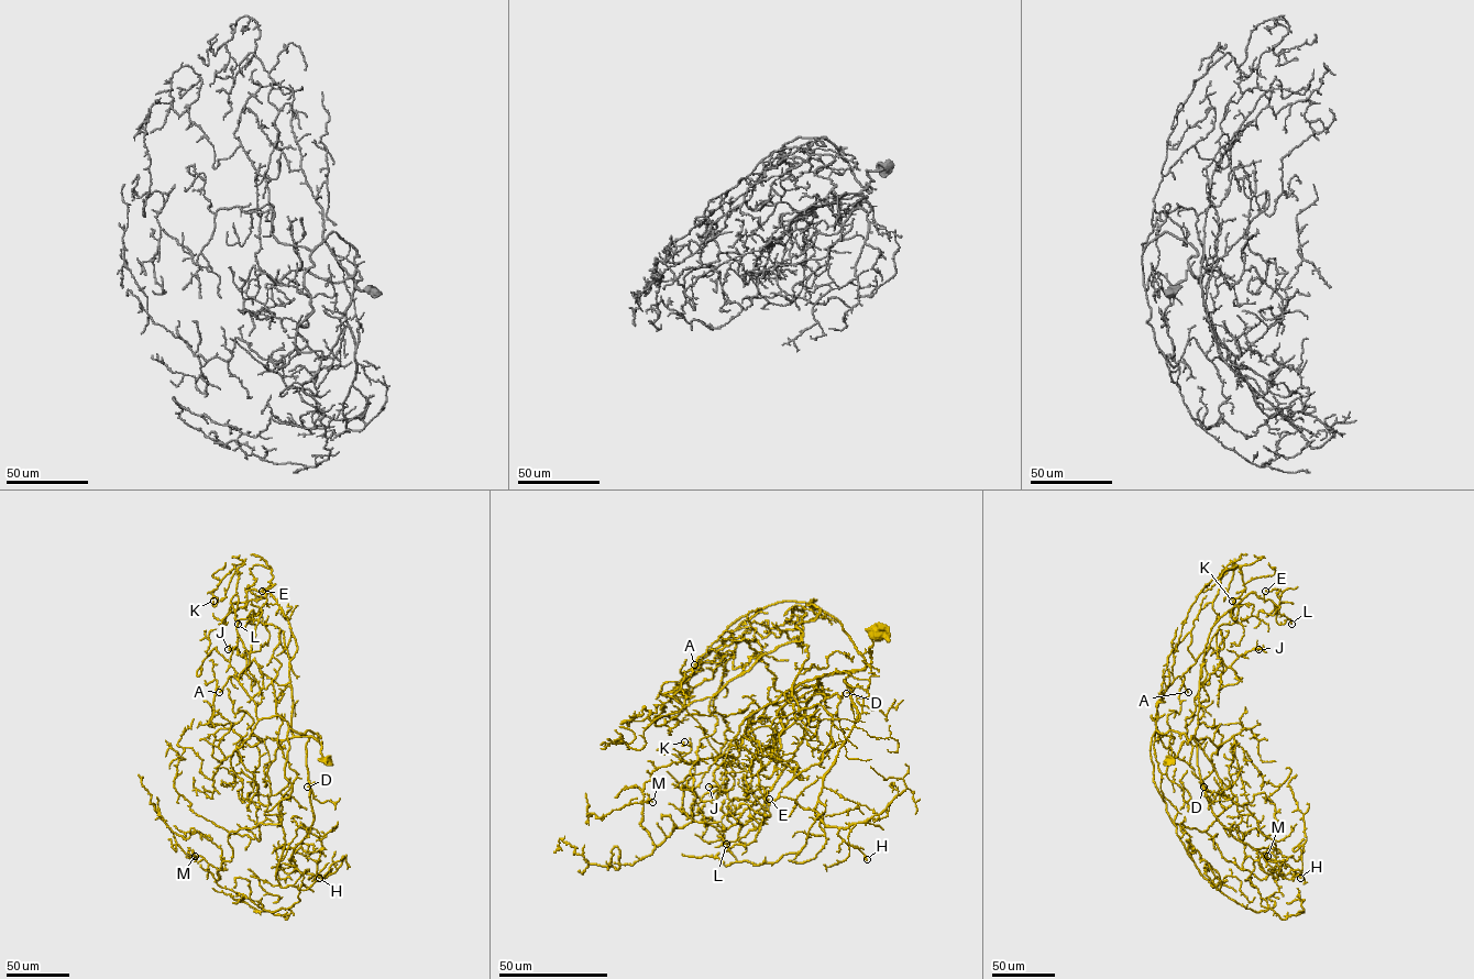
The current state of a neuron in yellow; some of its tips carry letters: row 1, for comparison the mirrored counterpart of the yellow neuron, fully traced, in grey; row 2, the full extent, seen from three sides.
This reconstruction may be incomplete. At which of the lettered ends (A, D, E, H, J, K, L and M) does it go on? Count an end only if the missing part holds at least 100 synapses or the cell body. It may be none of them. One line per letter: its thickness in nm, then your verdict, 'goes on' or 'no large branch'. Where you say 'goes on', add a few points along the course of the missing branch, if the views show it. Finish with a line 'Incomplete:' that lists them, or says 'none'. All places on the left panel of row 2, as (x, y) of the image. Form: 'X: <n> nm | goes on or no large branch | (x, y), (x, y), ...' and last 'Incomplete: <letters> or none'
A: 280 nm | goes on | (219, 692), (194, 708), (196, 663), (185, 664), (180, 630), (200, 595), (189, 592), (182, 609)
D: 130 nm | no large branch
E: 180 nm | no large branch
H: 320 nm | no large branch
J: 300 nm | no large branch
K: 320 nm | no large branch
L: 360 nm | no large branch
M: 280 nm | no large branch
Incomplete: A

